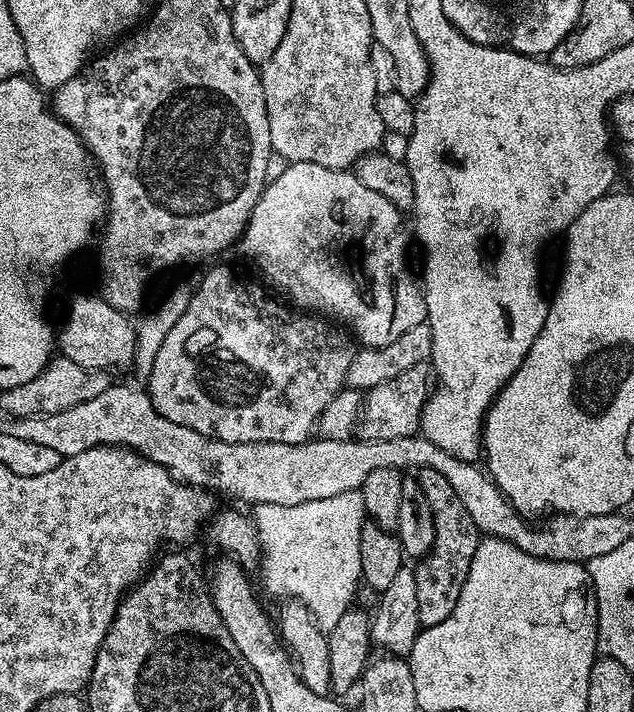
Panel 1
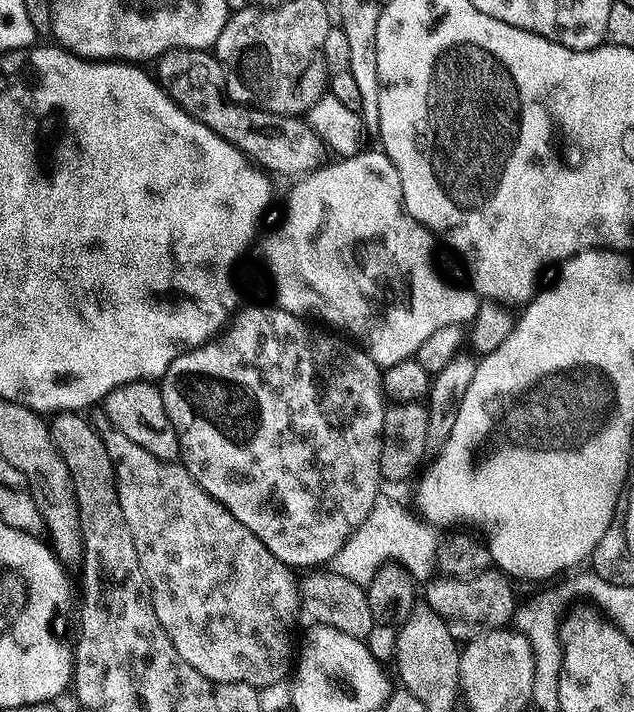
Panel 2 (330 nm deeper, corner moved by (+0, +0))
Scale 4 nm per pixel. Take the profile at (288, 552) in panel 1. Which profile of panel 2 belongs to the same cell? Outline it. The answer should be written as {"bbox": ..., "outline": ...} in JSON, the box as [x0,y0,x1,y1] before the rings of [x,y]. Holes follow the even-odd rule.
{"bbox":[334,494,438,586],"outline":[[[387,494],[376,497],[372,513],[358,526],[356,533],[338,550],[334,561],[334,571],[339,576],[350,578],[350,582],[367,586],[374,574],[389,561],[401,564],[412,574],[413,580],[427,582],[433,579],[437,571],[436,548],[438,543],[437,529],[425,522],[419,515],[407,512],[396,500]]]}

